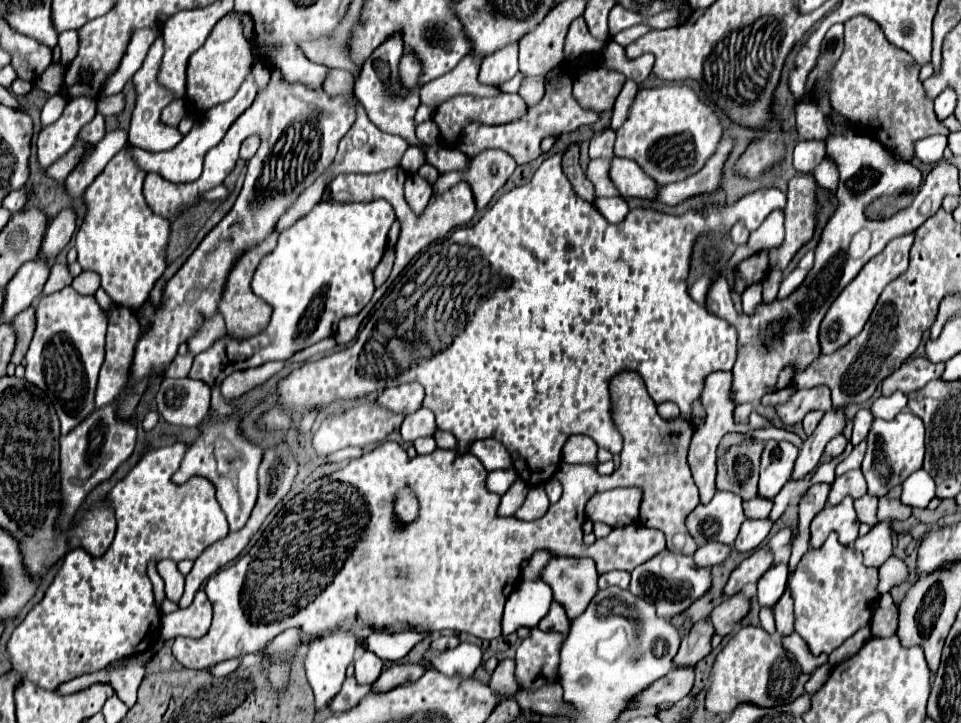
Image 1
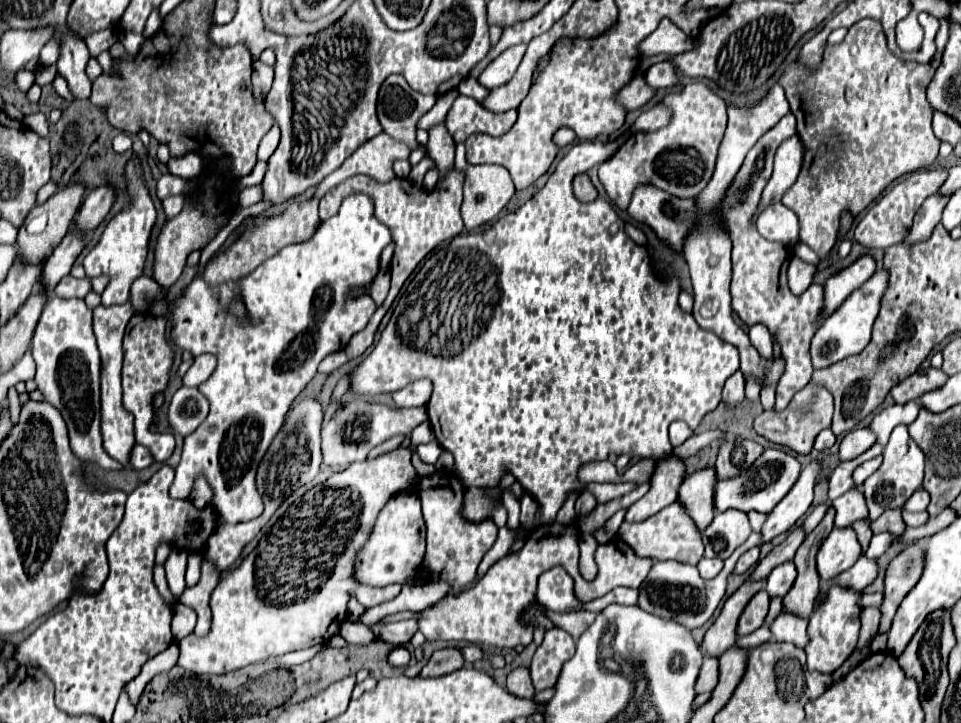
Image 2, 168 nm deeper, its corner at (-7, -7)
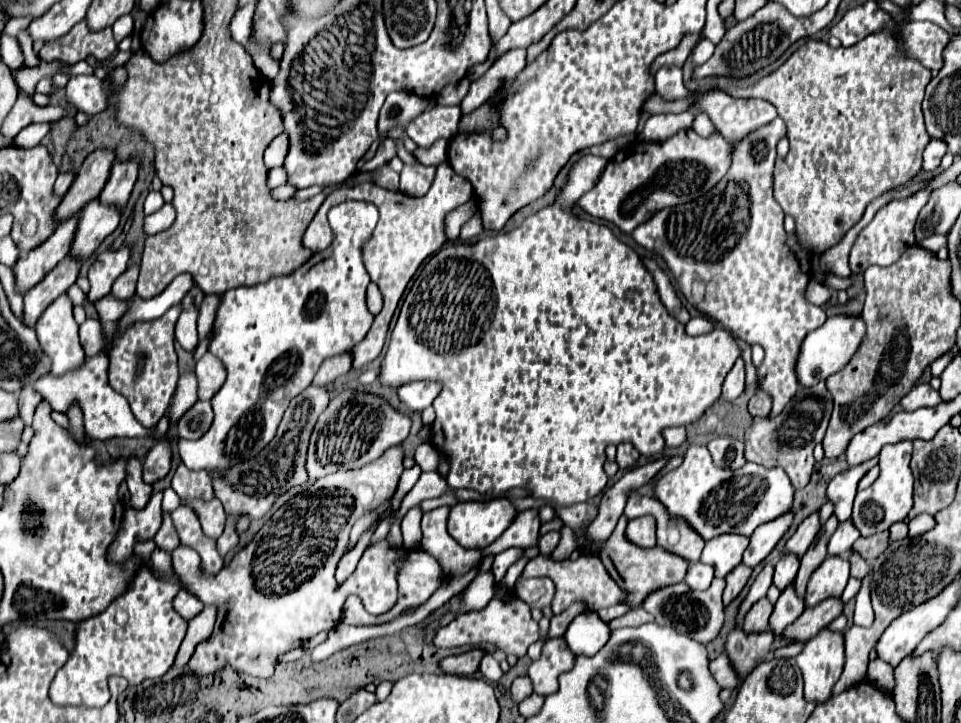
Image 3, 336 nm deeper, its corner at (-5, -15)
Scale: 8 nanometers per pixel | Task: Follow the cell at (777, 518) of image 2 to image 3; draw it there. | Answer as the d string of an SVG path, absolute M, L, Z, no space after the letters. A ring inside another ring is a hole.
M794 509L786 511L786 515L780 515L778 519L764 523L750 535L750 545L744 551L742 563L748 567L756 567L760 561L766 559L766 555L776 547L776 543L782 539L782 535L790 529L794 521Z

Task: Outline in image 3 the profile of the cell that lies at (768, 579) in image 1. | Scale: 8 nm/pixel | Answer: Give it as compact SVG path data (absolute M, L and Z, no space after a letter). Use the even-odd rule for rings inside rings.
M782 555L780 557L776 571L774 571L774 585L780 591L794 583L794 575L798 573L798 563L800 563L800 559L796 555Z

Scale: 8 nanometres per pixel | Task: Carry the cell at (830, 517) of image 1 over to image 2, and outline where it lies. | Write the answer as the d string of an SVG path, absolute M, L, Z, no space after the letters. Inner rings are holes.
M852 527L834 529L832 535L822 543L818 551L818 575L822 581L830 581L840 571L850 569L860 557L860 543L856 543L856 533Z

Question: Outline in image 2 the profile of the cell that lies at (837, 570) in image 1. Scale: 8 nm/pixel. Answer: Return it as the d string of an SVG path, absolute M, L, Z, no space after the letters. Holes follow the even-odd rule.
M830 587L824 603L814 609L808 625L810 643L804 647L810 671L834 673L856 649L858 631L860 631L860 611L862 611L856 603L858 599L860 599L860 593L844 591L842 587Z

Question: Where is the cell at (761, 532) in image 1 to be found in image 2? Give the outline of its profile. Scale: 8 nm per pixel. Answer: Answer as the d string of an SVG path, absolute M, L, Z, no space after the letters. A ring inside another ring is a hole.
M758 547L748 549L748 551L738 559L738 563L736 563L736 567L734 567L734 573L736 573L736 575L746 573L750 567L754 567L754 565L758 563L758 555L760 555L760 549L758 549Z

